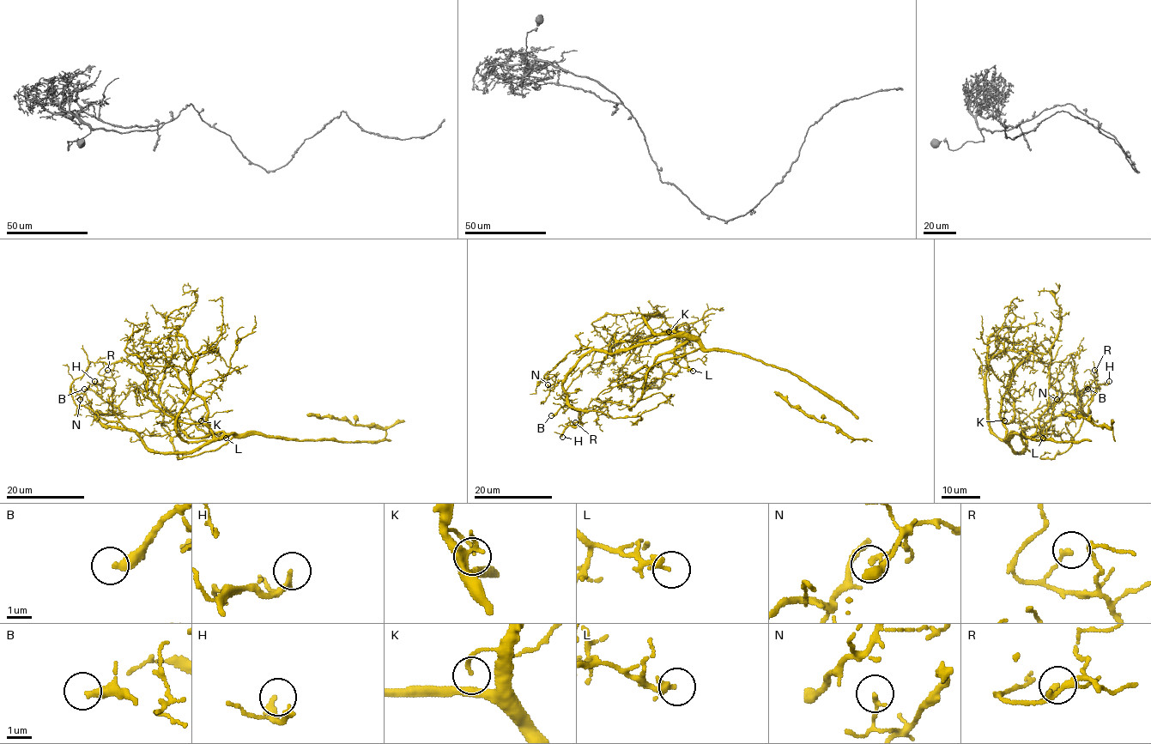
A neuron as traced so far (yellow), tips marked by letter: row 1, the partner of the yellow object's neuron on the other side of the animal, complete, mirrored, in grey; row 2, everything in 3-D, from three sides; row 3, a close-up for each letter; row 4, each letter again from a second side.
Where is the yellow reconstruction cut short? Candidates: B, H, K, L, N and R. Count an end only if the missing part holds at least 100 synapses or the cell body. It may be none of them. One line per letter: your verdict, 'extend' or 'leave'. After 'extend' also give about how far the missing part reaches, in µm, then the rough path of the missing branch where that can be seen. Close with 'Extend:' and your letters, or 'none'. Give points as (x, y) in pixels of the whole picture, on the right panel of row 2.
B: leave
H: leave
K: leave
L: leave
N: leave
R: leave
Extend: none

